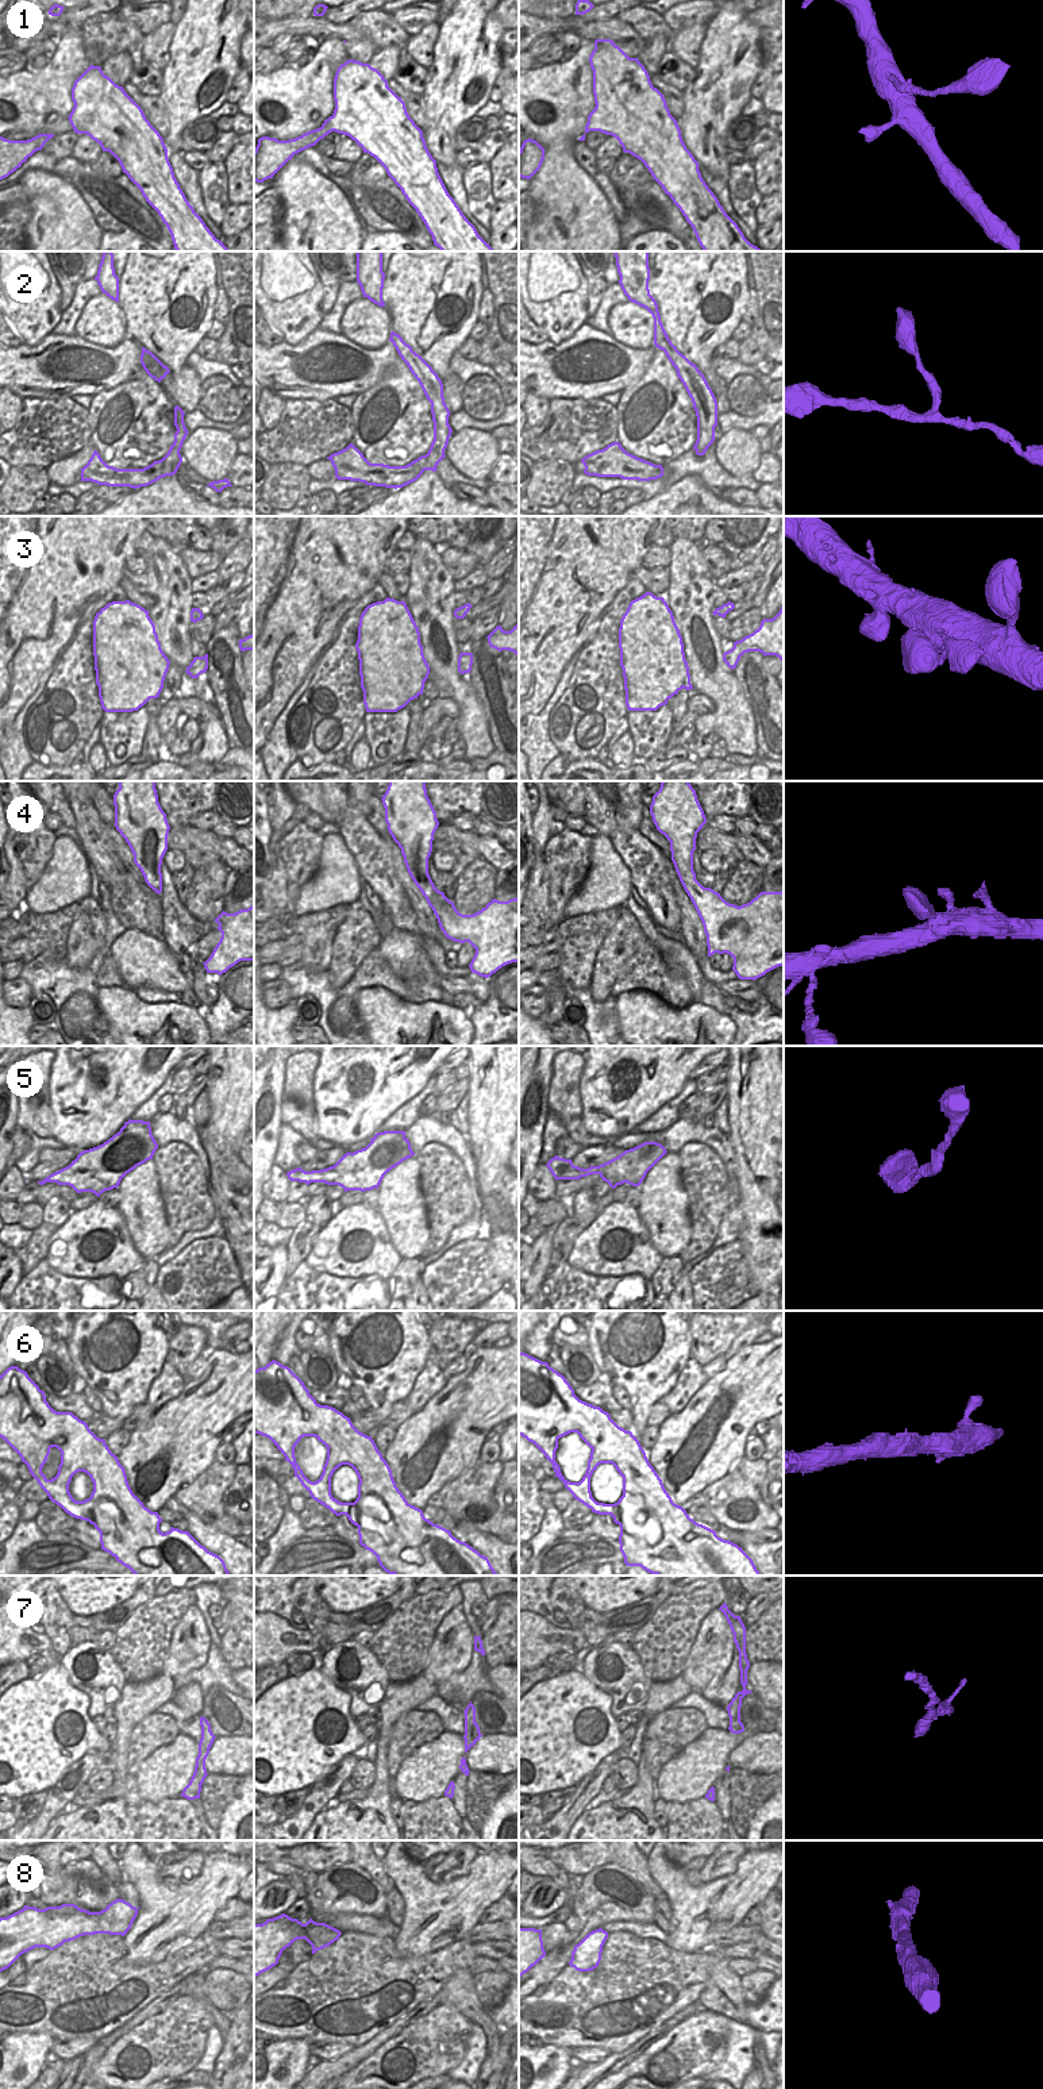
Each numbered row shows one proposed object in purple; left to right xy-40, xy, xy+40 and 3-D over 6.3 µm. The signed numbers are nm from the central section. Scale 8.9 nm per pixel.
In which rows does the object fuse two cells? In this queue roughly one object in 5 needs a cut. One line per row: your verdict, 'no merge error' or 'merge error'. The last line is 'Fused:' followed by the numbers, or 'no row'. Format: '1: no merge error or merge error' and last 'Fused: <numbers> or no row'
1: no merge error
2: no merge error
3: no merge error
4: no merge error
5: no merge error
6: no merge error
7: merge error
8: no merge error
Fused: 7

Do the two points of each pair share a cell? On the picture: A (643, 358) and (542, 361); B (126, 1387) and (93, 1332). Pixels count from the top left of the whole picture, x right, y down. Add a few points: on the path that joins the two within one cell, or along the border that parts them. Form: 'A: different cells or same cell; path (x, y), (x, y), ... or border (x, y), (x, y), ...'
A: same cell; path (618, 377), (607, 383), (588, 385), (565, 383)
B: same cell; path (120, 1373), (119, 1358), (107, 1346)

